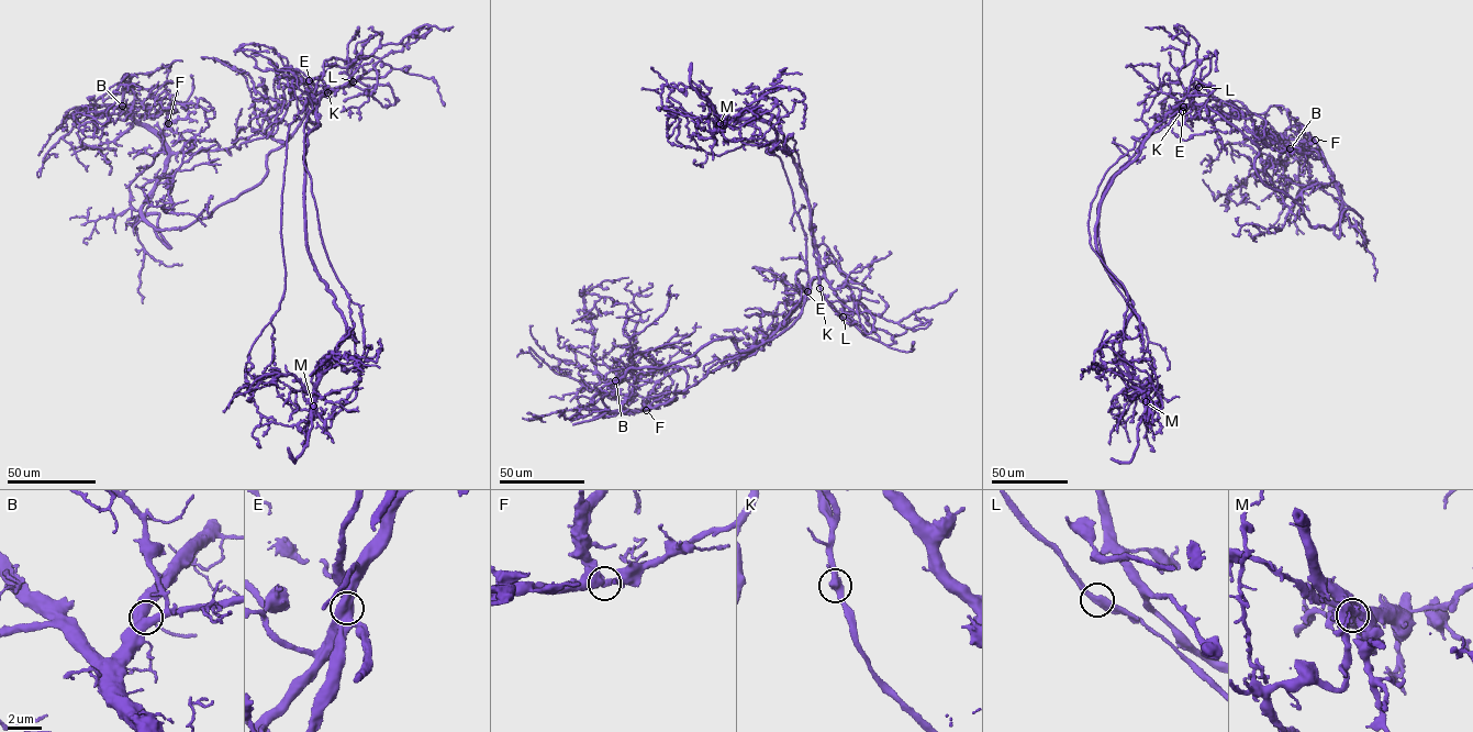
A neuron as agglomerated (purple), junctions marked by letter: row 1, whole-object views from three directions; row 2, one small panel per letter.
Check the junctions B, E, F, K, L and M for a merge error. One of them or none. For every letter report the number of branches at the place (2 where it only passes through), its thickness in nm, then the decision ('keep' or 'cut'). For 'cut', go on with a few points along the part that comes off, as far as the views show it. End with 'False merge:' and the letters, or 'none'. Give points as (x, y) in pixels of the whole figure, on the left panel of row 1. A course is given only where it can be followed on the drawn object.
B: 2 branches meet; 500 nm thick; keep
E: 2 branches meet; 750 nm thick; cut; foreign part runs (310, 80), (327, 88), (304, 156), (308, 247), (346, 333), (313, 405), (290, 374), (244, 385), (271, 342)
F: 2 branches meet; 550 nm thick; keep
K: 2 branches meet; 480 nm thick; keep
L: 2 branches meet; 480 nm thick; keep
M: 2 branches meet; 480 nm thick; keep
False merge: E

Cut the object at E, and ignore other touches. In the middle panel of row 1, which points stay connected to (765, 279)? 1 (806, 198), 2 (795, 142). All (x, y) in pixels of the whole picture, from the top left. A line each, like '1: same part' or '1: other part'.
1: same part
2: other part

